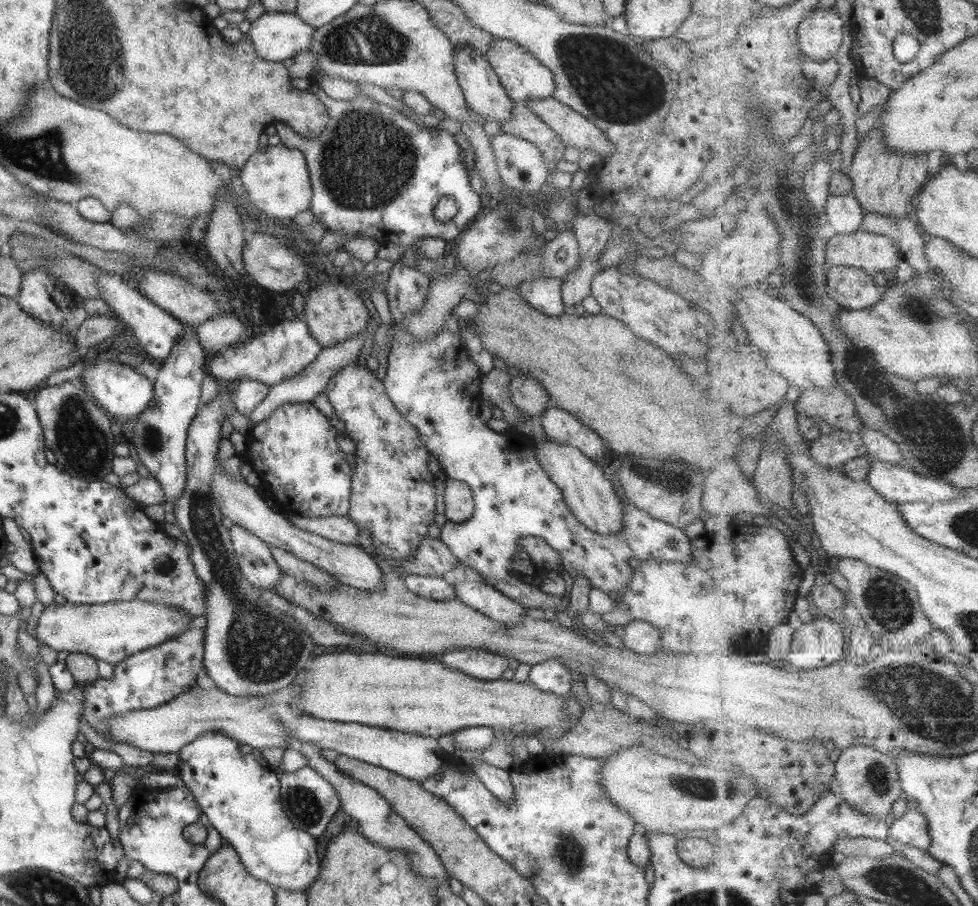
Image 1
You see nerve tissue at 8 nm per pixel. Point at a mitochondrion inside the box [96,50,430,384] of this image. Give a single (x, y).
(367, 162)

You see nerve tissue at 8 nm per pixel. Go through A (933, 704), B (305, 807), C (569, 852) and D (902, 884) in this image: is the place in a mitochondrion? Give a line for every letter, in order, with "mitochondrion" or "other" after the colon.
A: mitochondrion
B: mitochondrion
C: mitochondrion
D: mitochondrion

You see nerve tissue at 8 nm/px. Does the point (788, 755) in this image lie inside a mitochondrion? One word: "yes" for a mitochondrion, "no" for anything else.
no

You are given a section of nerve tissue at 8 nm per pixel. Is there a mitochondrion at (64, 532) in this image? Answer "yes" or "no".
no

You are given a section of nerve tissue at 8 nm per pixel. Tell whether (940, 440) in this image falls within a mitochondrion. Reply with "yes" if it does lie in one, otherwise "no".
yes

